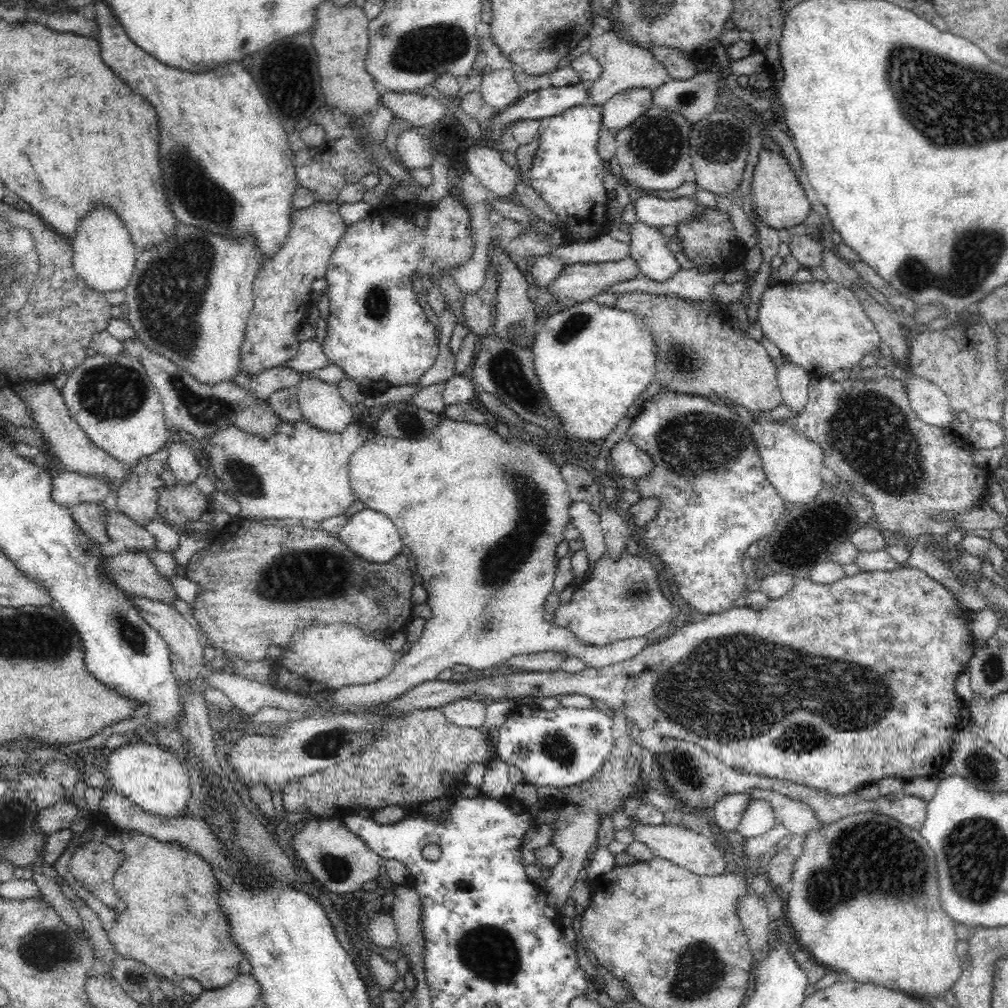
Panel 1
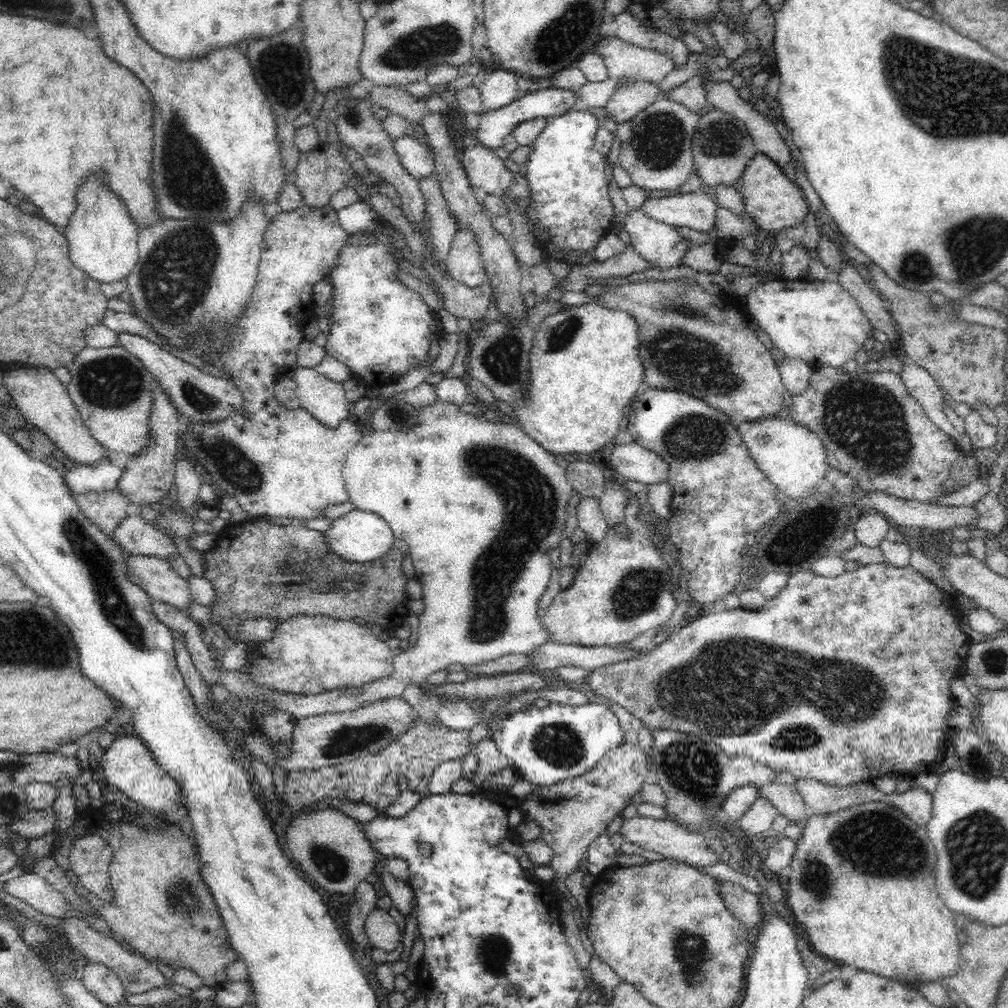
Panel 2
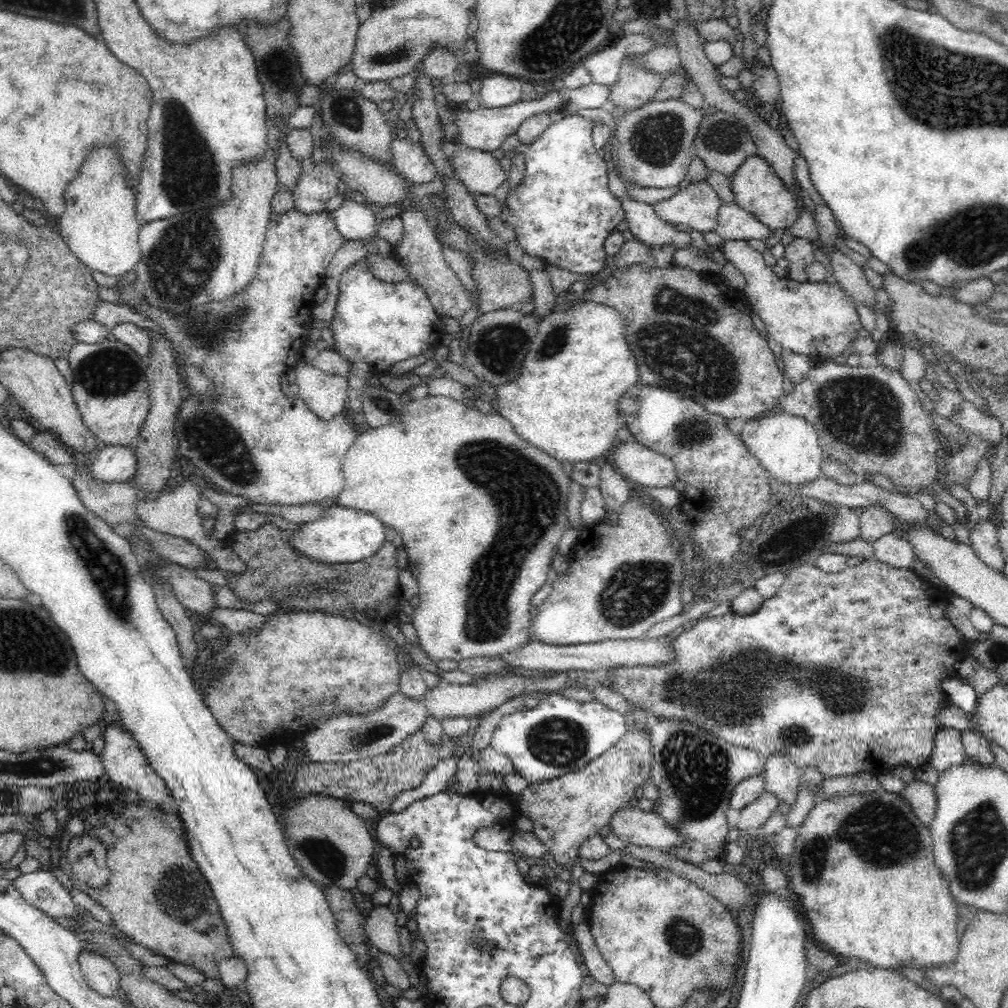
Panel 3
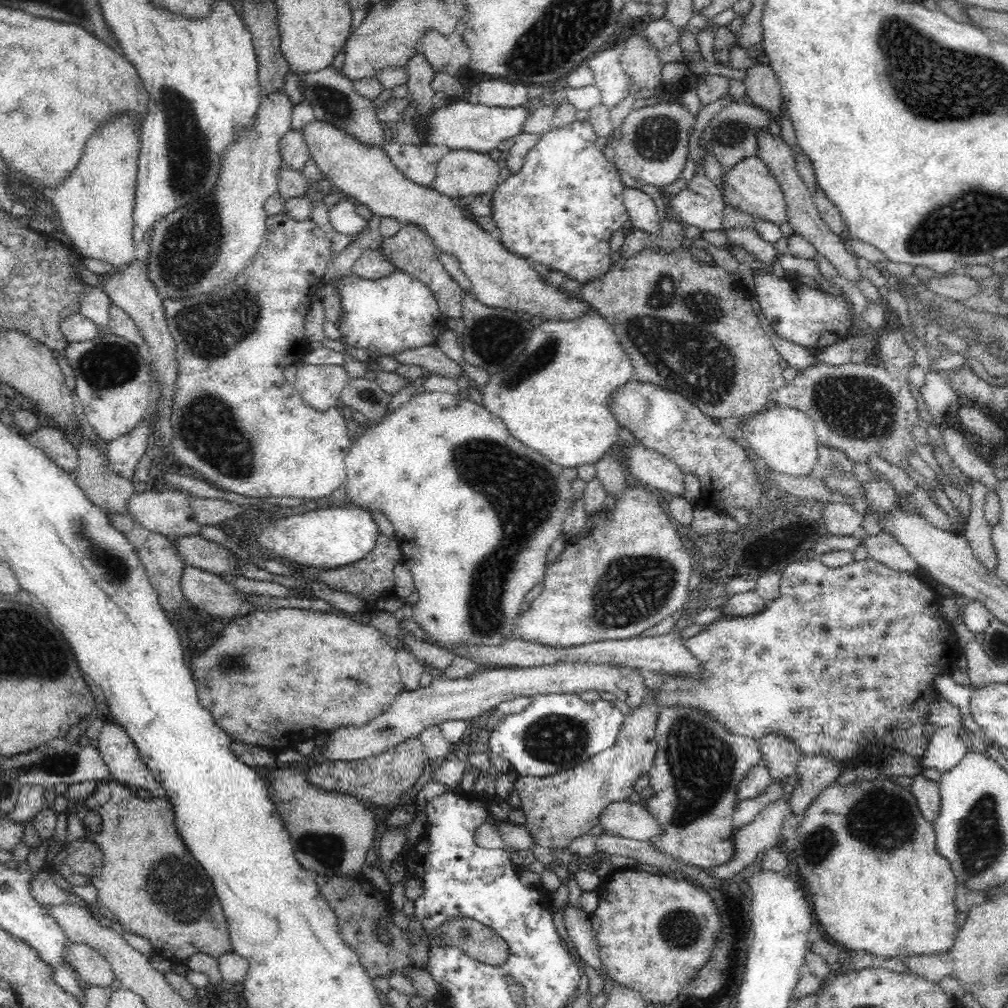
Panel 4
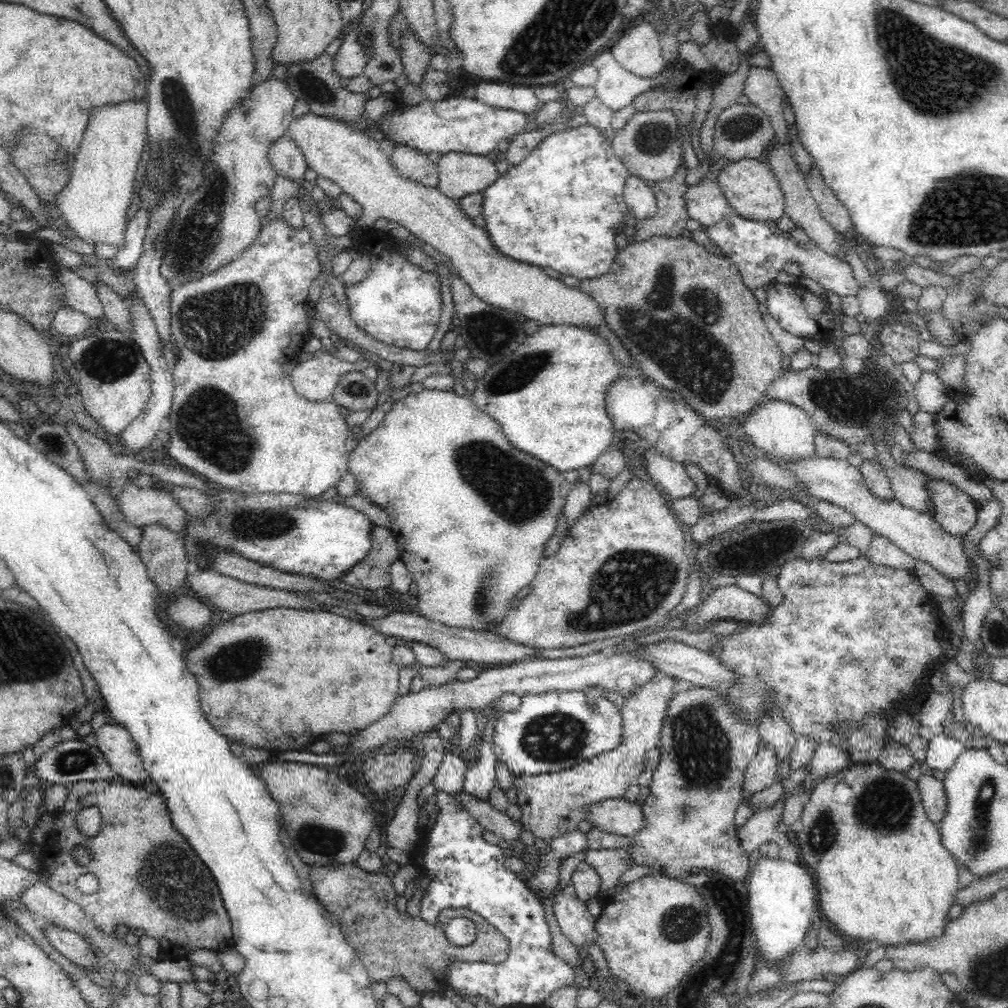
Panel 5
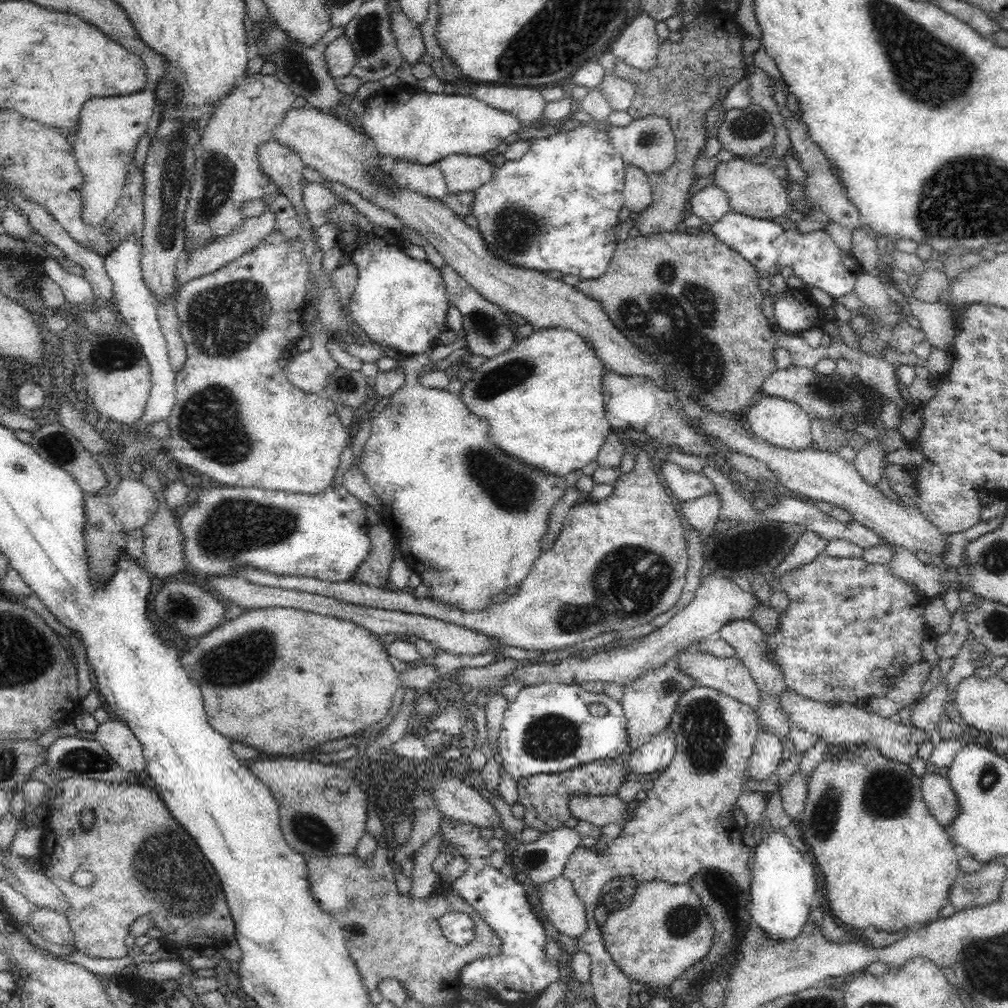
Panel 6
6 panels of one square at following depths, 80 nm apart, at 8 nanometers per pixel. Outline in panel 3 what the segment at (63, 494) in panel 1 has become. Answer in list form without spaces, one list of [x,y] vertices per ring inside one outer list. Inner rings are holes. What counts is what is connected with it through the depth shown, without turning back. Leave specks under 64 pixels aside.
[[[106,446],[96,459],[87,465],[88,479],[98,483],[125,482],[134,474],[136,458],[134,447]]]

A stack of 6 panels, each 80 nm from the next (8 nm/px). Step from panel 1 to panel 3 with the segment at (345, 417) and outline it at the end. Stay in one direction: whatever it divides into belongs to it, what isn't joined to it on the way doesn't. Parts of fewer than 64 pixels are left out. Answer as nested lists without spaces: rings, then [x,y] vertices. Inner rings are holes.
[[[302,361],[291,369],[292,379],[298,388],[298,398],[311,412],[327,422],[334,420],[338,414],[347,415],[348,381],[344,377],[328,375],[313,364]]]

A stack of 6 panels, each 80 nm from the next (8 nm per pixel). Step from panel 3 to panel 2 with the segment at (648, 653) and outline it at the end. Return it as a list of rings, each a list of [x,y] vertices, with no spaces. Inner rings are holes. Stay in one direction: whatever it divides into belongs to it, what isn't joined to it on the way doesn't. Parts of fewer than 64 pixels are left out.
[[[548,641],[531,652],[533,670],[540,672],[558,668],[558,666],[582,666],[590,672],[598,666],[606,666],[612,662],[620,662],[626,658],[639,656],[640,651],[618,651],[609,646],[574,646]]]

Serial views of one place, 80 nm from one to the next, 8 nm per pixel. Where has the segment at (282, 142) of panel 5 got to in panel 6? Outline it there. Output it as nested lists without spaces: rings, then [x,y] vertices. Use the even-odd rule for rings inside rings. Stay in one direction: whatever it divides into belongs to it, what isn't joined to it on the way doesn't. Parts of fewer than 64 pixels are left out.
[[[275,139],[259,146],[259,161],[264,174],[267,174],[277,188],[288,198],[294,210],[304,210],[302,170],[306,168],[296,151],[280,144]]]

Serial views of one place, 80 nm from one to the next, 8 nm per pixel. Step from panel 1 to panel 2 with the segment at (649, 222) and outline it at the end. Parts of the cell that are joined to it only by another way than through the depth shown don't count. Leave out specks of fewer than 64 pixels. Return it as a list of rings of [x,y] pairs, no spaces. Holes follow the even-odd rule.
[[[700,188],[693,194],[664,198],[648,198],[640,209],[646,217],[665,225],[687,226],[698,232],[708,232],[716,220],[716,203]]]

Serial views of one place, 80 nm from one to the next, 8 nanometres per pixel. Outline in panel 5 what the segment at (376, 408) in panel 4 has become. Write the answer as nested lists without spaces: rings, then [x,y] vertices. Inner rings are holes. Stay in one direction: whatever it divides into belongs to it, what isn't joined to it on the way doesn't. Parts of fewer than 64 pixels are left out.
[[[360,371],[346,373],[334,389],[333,401],[348,411],[374,411],[378,404],[379,392],[375,381]]]

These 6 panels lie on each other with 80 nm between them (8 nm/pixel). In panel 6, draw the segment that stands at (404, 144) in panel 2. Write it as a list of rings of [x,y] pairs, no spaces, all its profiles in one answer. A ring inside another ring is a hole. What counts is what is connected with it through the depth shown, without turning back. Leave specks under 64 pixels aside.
[[[394,158],[393,178],[398,183],[418,190],[420,195],[428,195],[432,199],[442,200],[446,195],[444,175],[436,163],[424,164],[403,158]]]

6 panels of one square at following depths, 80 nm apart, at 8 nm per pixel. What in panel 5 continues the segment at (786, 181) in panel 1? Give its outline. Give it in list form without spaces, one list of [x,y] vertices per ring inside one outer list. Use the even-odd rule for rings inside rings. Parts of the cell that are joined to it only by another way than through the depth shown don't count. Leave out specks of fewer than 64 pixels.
[[[743,158],[726,164],[716,177],[722,193],[728,201],[731,212],[748,220],[776,222],[785,216],[785,203],[781,186],[771,174],[770,167],[761,158]]]

